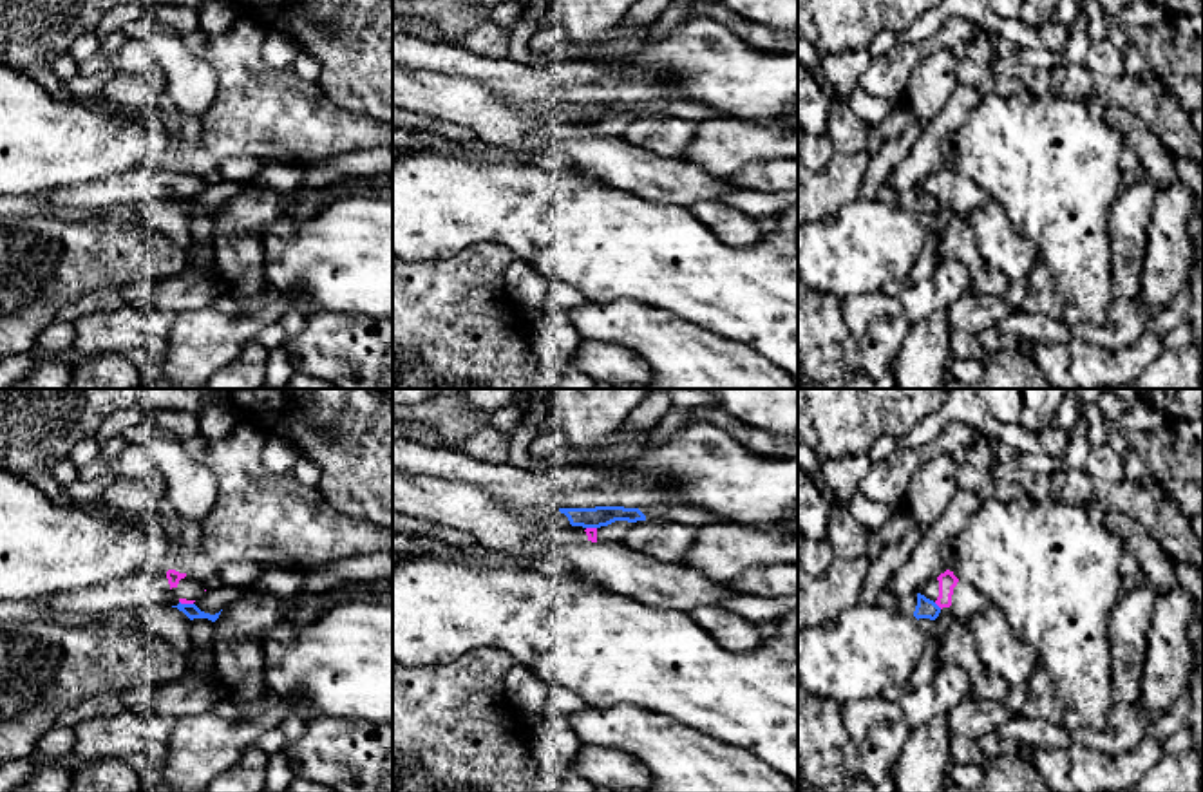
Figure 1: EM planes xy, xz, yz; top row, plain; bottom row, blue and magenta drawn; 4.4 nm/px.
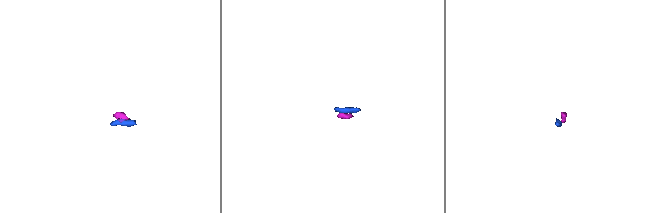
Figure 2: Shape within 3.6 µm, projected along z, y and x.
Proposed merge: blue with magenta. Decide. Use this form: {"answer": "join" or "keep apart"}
{"answer": "keep apart"}

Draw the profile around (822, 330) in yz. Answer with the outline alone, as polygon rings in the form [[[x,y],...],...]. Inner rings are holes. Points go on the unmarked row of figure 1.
[[[798,278],[798,380],[801,389],[847,389],[843,340],[850,336],[841,298],[809,289]]]

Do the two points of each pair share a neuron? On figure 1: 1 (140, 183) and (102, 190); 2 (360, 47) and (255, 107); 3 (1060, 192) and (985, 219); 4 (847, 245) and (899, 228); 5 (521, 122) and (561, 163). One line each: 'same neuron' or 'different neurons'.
1: same neuron
2: different neurons
3: different neurons
4: same neuron
5: different neurons

